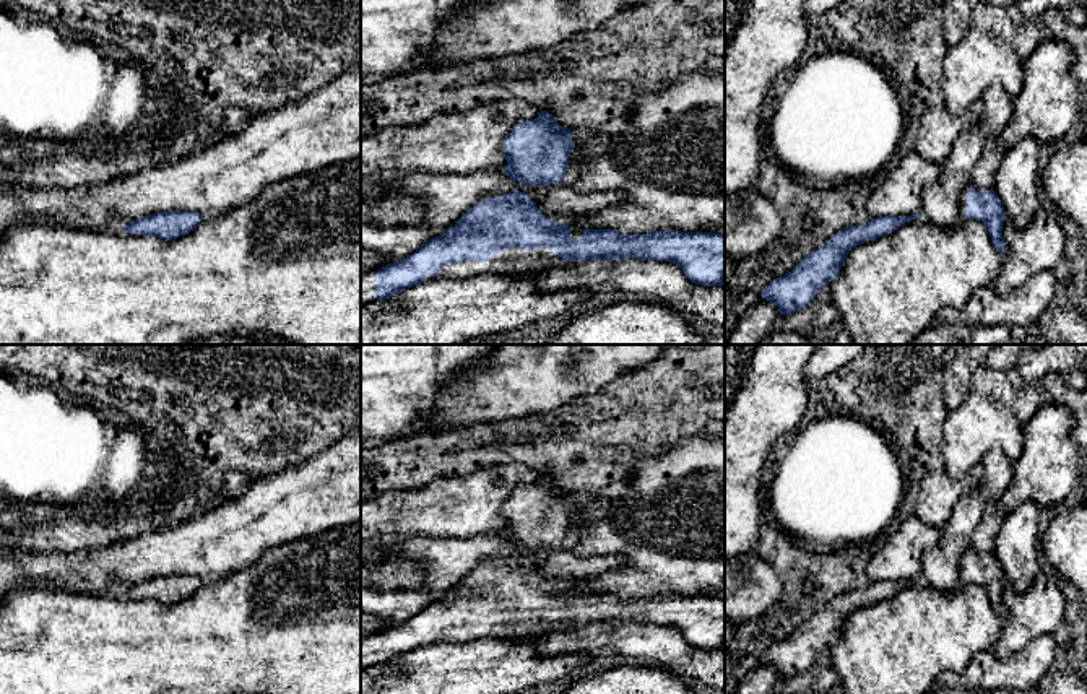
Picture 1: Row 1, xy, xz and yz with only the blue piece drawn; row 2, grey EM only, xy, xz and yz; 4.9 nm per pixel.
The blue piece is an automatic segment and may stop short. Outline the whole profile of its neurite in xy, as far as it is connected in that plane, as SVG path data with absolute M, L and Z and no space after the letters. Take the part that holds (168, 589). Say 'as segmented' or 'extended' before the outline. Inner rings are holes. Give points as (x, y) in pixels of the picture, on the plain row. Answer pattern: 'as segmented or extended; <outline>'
as segmented; M161 575L125 588L123 595L172 605L193 595L201 583L197 575Z

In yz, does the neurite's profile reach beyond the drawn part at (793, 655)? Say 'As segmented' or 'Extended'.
As segmented

